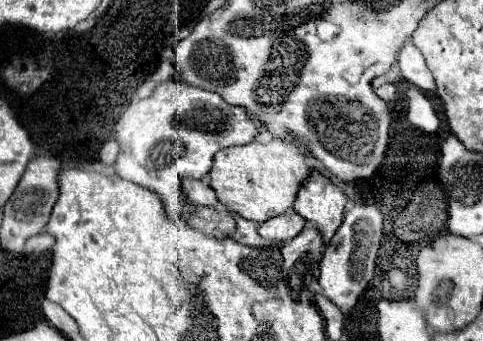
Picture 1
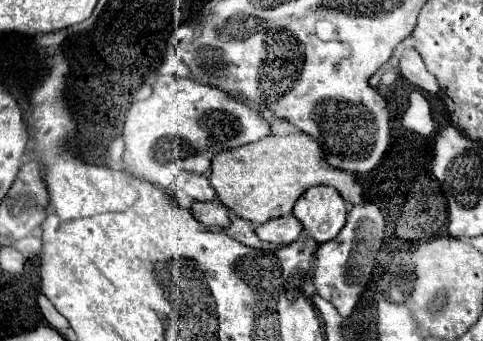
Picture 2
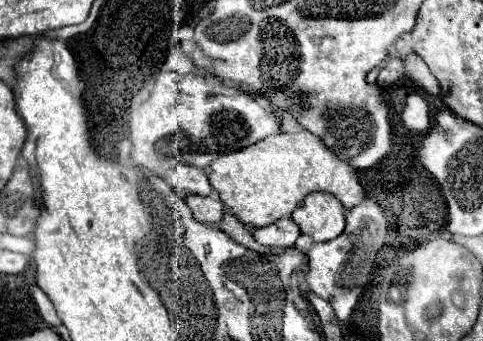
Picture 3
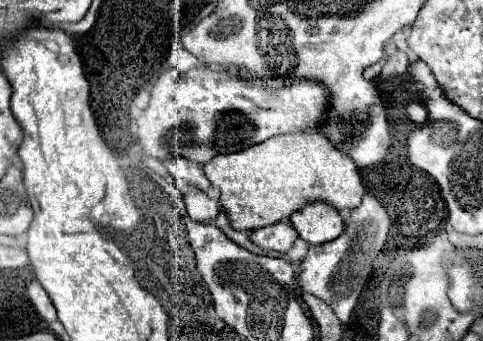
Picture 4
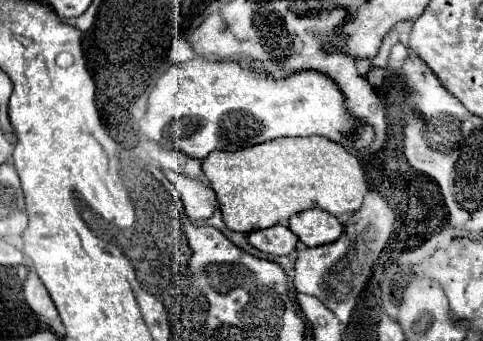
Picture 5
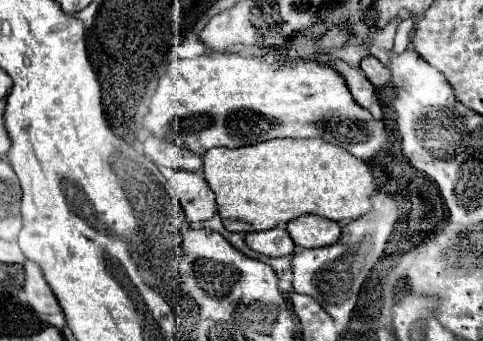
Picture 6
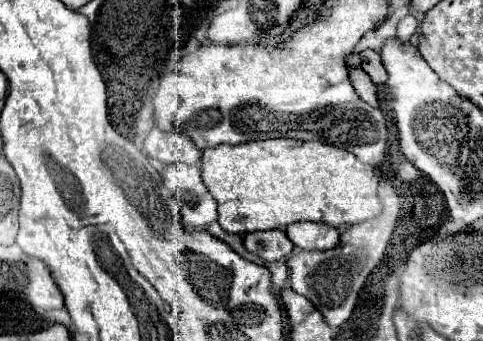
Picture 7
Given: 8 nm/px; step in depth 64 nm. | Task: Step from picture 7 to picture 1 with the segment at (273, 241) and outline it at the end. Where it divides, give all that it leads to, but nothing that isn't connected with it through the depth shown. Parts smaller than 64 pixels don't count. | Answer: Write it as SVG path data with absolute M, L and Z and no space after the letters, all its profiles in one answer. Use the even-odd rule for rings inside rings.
M290 210L288 214L274 216L274 218L266 220L264 224L260 224L258 234L272 242L286 242L286 240L294 238L296 234L300 234L304 224L306 224L306 220L300 214L296 214L294 210Z

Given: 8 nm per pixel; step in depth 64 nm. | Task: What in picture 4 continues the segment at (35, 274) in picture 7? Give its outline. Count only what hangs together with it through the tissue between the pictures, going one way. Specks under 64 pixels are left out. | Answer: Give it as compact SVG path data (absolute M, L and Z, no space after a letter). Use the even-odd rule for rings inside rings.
M34 280L34 282L30 282L26 290L28 290L30 302L34 304L36 312L38 312L46 322L54 322L54 320L56 320L56 308L54 308L54 304L50 302L50 298L48 298L46 290L44 290L36 280Z

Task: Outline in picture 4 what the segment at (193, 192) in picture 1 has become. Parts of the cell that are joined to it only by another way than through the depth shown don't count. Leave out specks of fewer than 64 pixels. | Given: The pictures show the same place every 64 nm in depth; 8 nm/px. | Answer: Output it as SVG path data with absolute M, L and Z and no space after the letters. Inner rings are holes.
M170 158L164 164L166 164L166 168L174 180L202 188L202 190L210 188L210 182L208 182L200 164L190 162L190 160L180 160L180 158Z

